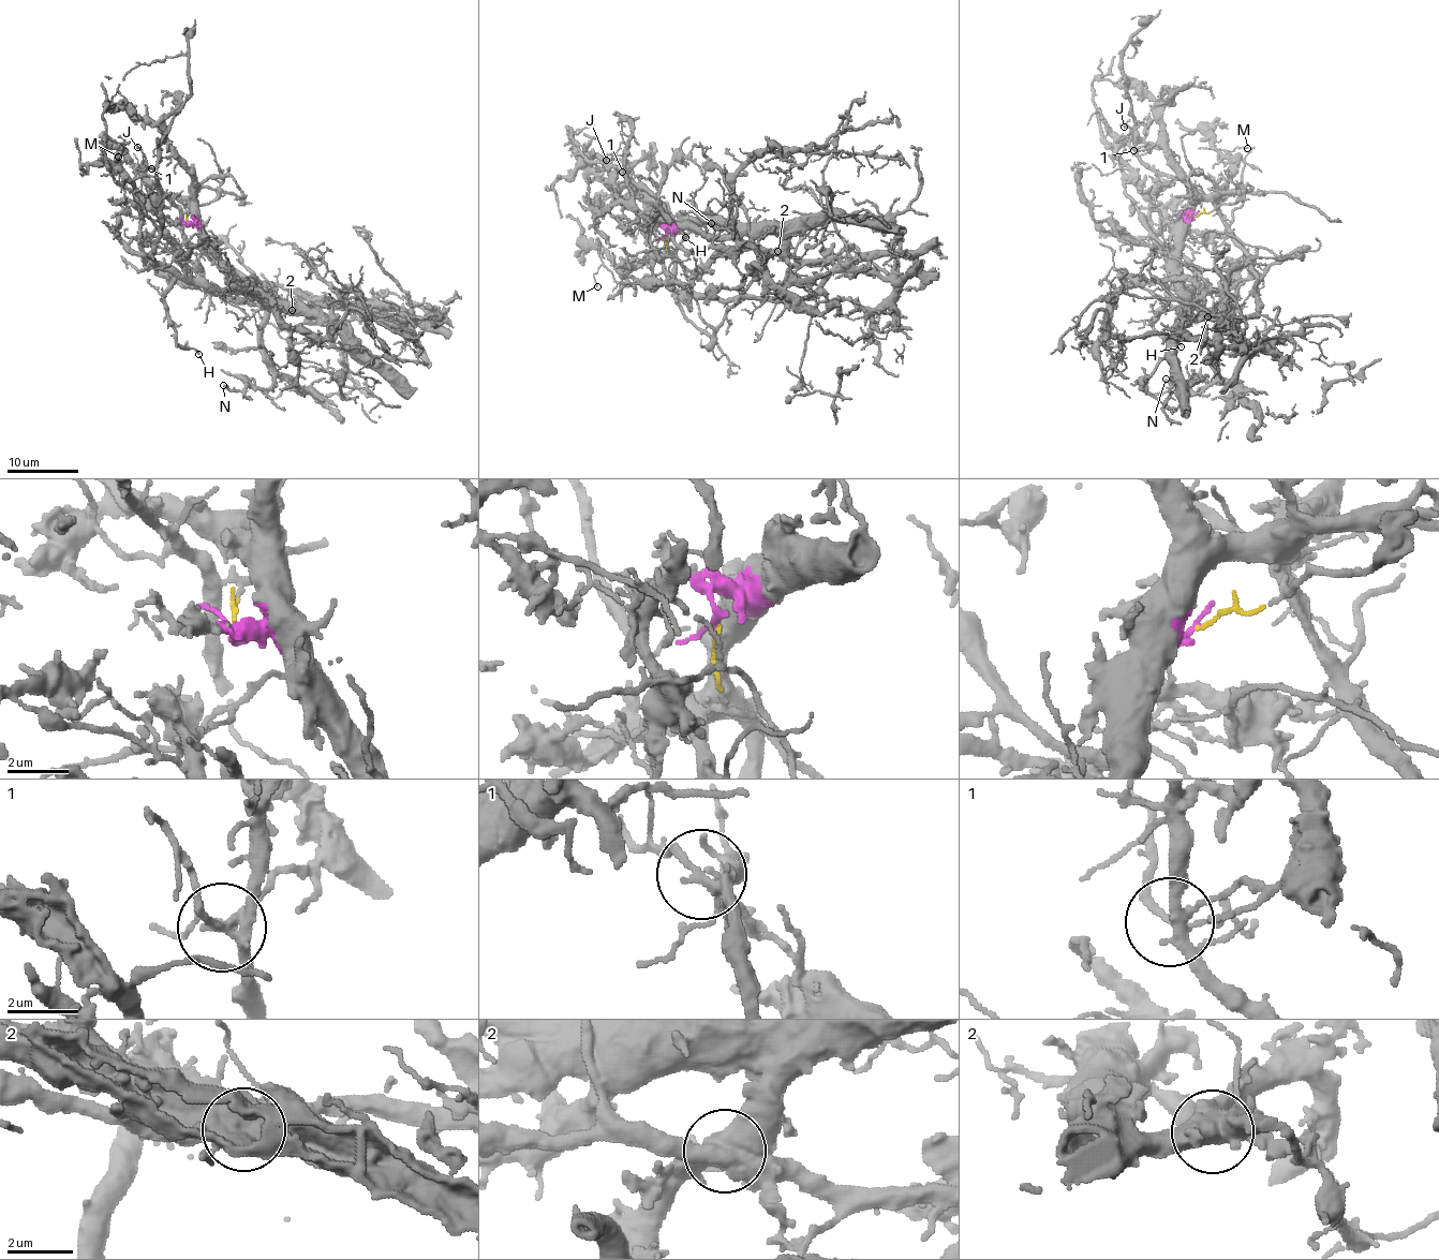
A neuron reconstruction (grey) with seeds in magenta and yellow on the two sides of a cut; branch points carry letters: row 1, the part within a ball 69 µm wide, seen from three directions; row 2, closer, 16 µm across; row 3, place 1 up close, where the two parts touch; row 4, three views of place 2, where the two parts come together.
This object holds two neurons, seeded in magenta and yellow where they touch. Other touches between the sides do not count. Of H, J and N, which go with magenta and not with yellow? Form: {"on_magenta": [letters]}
{"on_magenta": ["H", "N"]}

